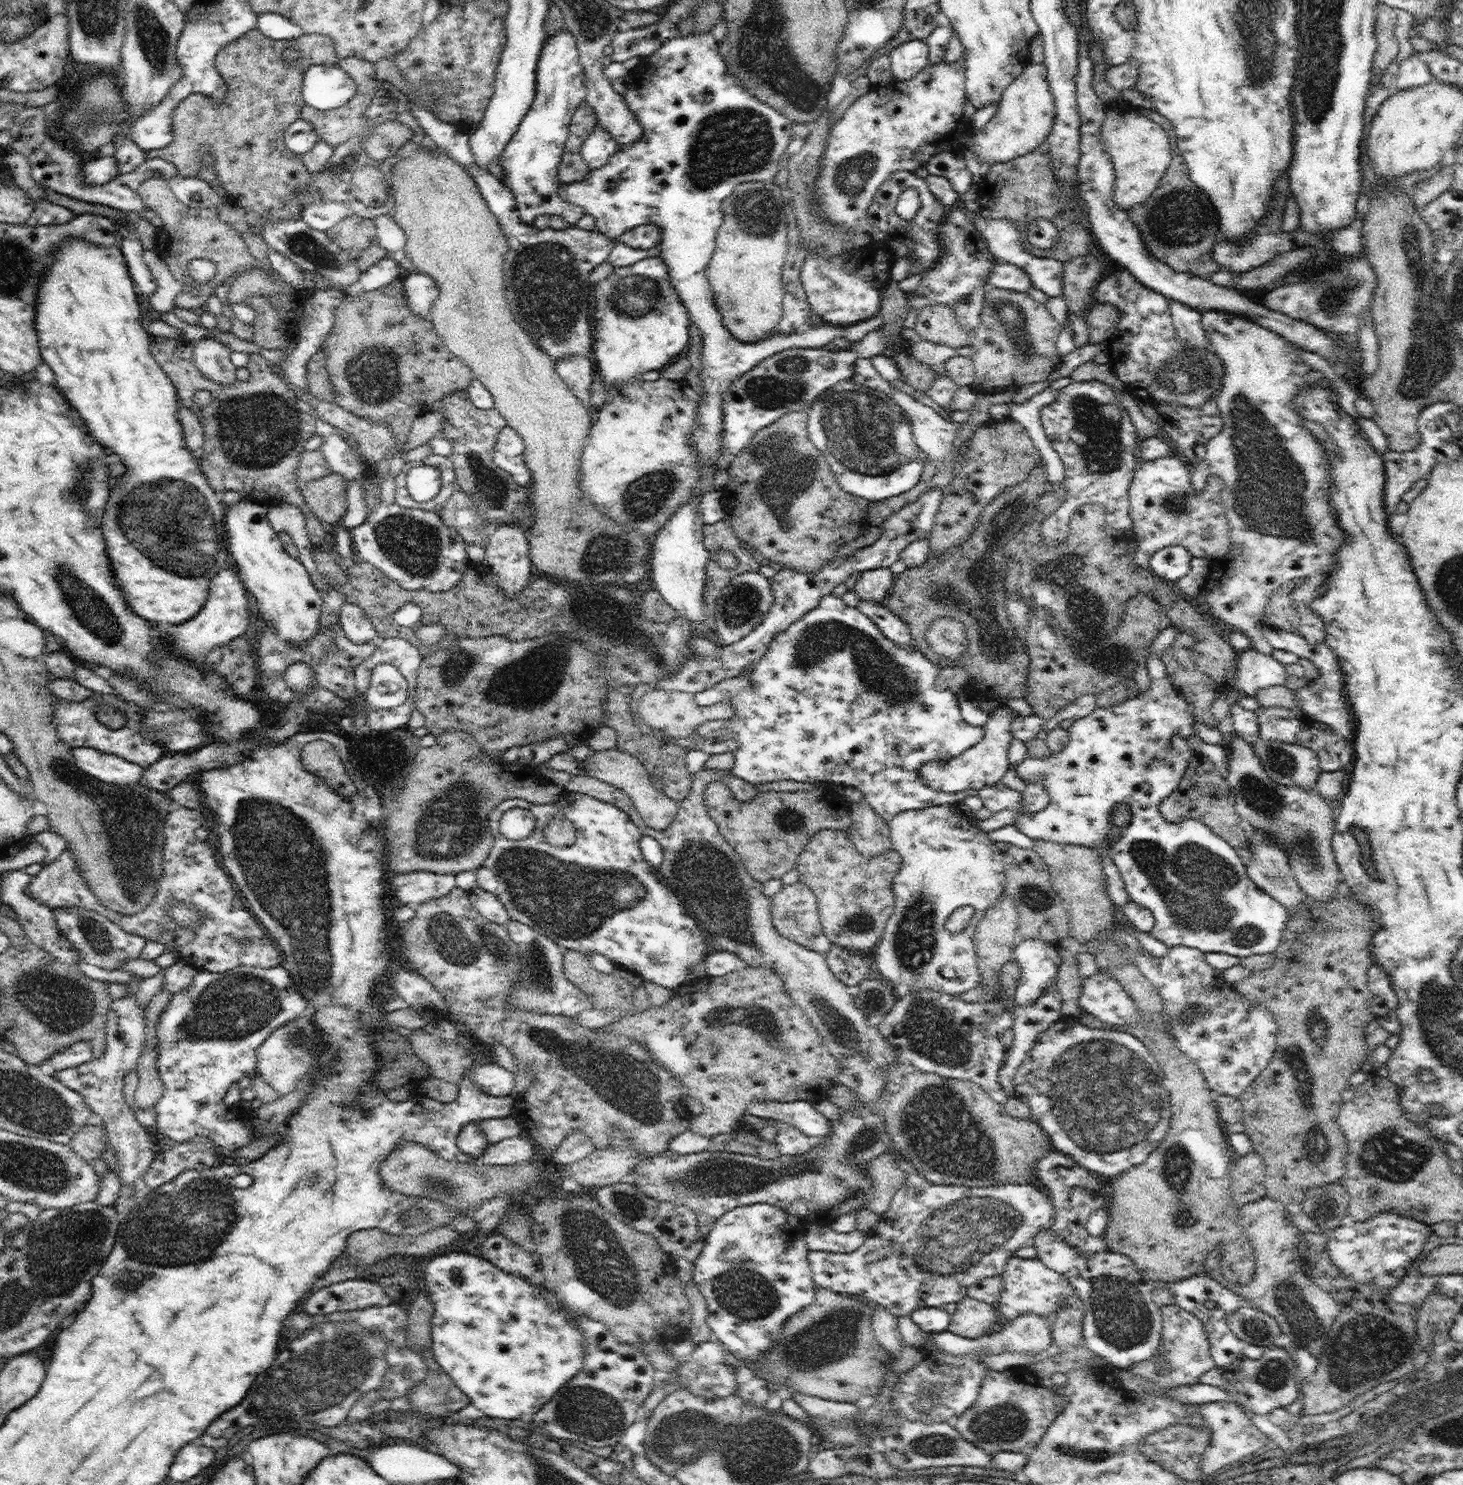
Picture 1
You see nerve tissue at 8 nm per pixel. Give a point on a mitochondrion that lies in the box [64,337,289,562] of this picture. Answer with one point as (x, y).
(78, 485)

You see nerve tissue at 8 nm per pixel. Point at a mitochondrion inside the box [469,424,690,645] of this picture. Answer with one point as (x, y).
(643, 498)

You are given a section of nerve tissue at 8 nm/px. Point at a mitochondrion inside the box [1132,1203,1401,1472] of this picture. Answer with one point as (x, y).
(1293, 1306)

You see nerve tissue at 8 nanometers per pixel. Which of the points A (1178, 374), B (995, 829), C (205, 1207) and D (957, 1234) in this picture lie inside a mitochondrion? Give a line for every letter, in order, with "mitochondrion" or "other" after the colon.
A: mitochondrion
B: other
C: mitochondrion
D: mitochondrion

